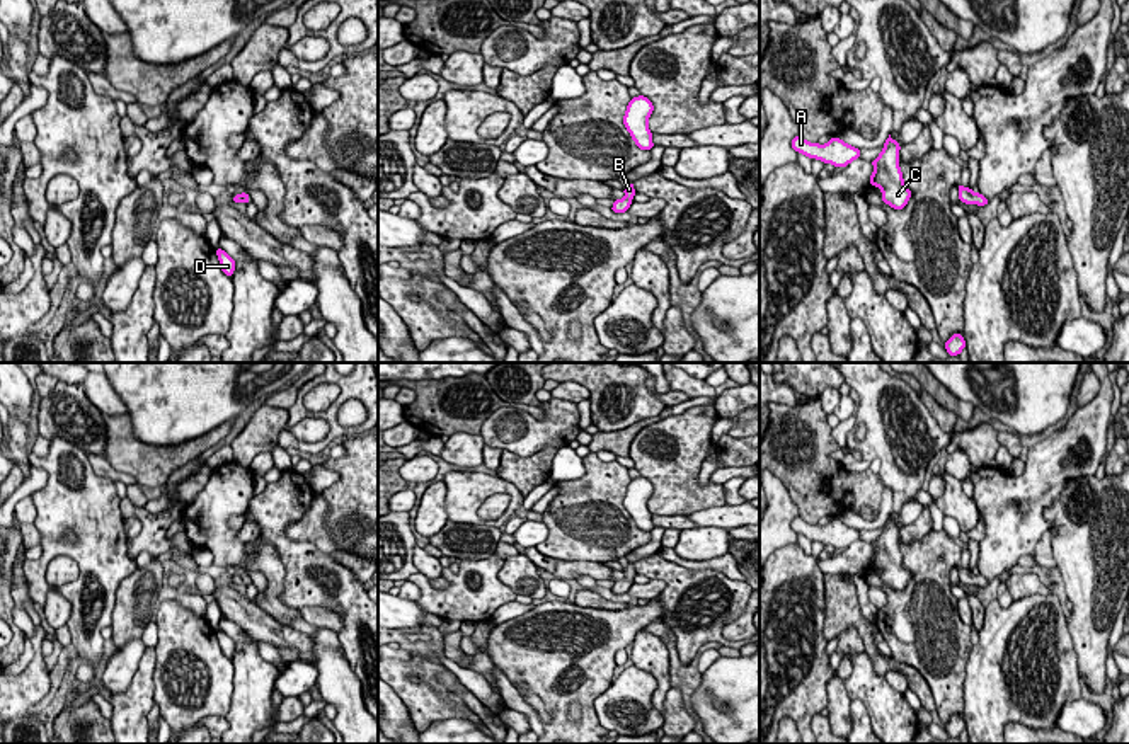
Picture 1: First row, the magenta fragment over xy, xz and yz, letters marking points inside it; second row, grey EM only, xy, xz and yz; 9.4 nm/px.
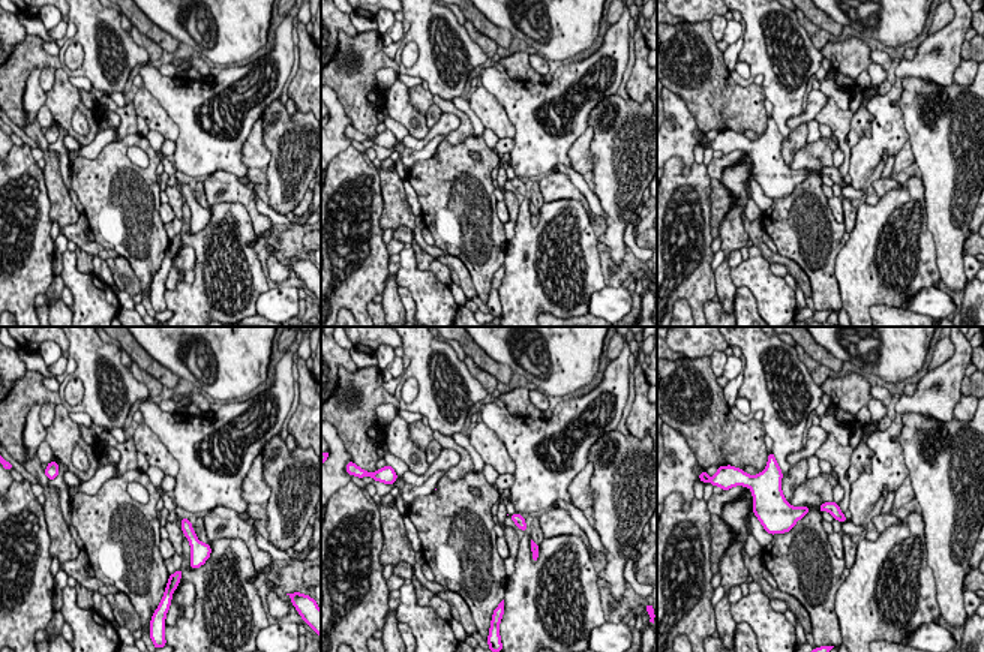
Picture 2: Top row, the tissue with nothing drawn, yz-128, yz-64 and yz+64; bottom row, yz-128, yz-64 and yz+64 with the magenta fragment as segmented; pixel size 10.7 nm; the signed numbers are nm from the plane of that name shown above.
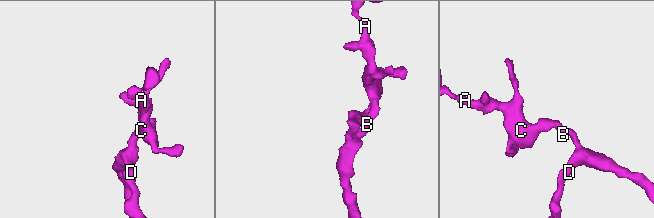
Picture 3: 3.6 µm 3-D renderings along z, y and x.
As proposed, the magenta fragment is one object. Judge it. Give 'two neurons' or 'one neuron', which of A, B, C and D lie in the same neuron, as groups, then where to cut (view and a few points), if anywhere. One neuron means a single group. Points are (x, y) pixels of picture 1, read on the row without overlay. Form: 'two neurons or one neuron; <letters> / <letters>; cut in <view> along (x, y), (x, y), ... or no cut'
one neuron; A B C D; no cut

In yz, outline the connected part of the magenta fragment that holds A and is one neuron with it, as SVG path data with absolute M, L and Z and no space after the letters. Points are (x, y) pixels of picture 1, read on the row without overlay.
M799 516L792 521L792 529L834 548L846 548L850 543L860 540L860 529L850 528L840 519L831 519L826 526L817 526L805 523Z

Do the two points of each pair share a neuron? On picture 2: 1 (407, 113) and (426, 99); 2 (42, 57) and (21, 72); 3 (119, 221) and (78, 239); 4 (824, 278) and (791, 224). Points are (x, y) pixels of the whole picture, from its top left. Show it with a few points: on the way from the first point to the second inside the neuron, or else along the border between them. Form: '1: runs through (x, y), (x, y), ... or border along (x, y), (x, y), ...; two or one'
1: border along (408, 89), (408, 101), (425, 116); two
2: runs through (38, 57), (26, 68); one
3: border along (83, 213), (89, 225); two
4: runs through (819, 264), (815, 248), (804, 237); one

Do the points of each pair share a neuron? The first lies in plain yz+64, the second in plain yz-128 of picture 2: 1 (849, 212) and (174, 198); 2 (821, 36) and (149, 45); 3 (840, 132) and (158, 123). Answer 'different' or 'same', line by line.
1: same
2: same
3: same

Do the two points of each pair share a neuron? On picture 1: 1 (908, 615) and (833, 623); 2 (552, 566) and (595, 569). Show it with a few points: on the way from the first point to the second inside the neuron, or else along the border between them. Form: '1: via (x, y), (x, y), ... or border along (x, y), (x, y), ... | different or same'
1: border along (874, 622), (879, 630) | different
2: via (562, 569), (584, 569) | same

